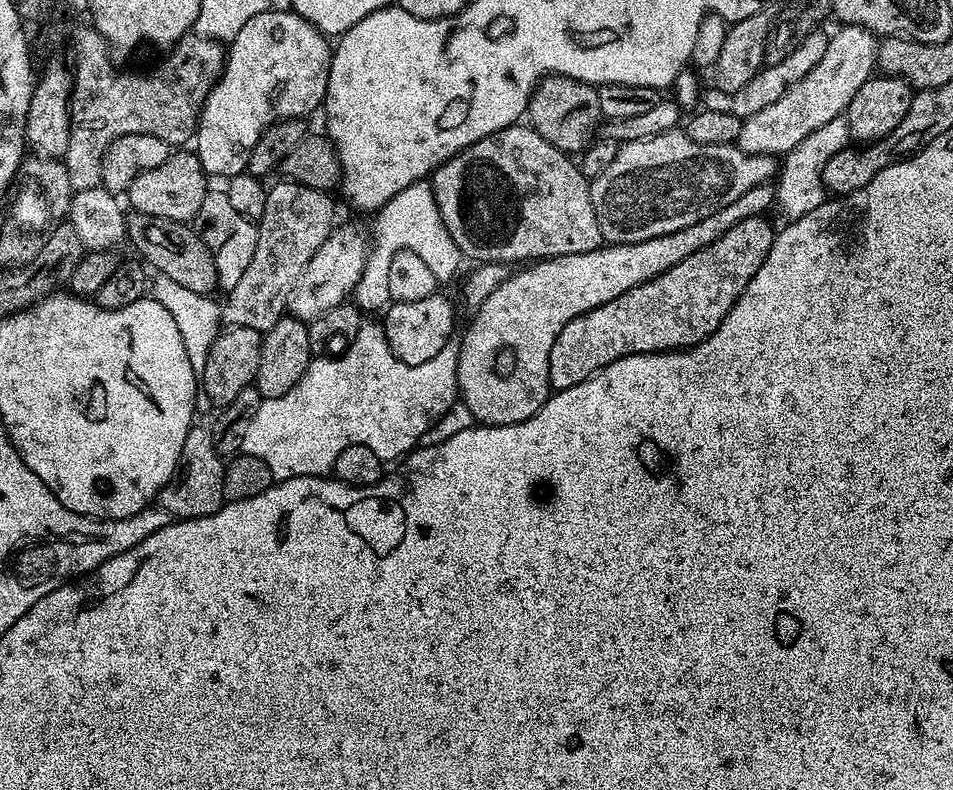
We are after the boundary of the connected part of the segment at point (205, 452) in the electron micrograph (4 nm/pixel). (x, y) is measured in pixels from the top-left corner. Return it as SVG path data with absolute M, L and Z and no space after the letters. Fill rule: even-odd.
M193 426L186 434L182 463L176 469L176 475L168 481L158 497L159 507L165 508L169 517L176 520L193 520L214 514L226 502L223 496L223 472L225 457L218 447L217 437L211 427ZM212 432L213 436L212 436Z

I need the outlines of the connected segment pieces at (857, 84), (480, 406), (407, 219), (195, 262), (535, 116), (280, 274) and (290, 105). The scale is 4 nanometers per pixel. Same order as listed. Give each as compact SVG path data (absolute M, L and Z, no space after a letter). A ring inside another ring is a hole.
M846 24L837 29L836 33L833 31L829 35L826 54L822 54L818 66L814 66L814 70L810 70L802 82L792 86L782 98L778 98L778 102L766 106L766 110L743 117L744 125L736 139L740 149L755 156L783 157L811 131L847 113L854 94L858 94L858 90L862 90L862 86L877 71L878 40L862 26Z
M771 183L754 186L754 190L746 190L742 198L734 198L730 206L722 206L722 210L714 210L714 214L706 214L694 226L682 226L682 230L674 230L658 238L646 238L641 244L608 244L590 250L586 254L566 254L555 256L549 260L539 260L521 267L521 272L513 271L506 282L480 304L472 318L464 337L458 343L458 370L456 386L459 399L470 410L473 421L484 426L493 424L517 424L530 418L548 401L552 383L550 382L550 346L554 346L554 338L562 334L562 326L606 302L614 302L618 294L626 294L626 290L634 290L642 282L650 282L650 278L658 278L658 274L666 274L670 266L678 266L690 254L698 254L698 250L706 250L710 242L718 242L730 226L738 226L746 218L764 216L767 208L777 203L777 189Z
M427 179L406 186L390 202L386 202L375 213L376 236L374 232L374 247L369 251L368 261L364 267L362 278L356 284L354 303L365 313L383 313L390 303L390 262L394 254L399 252L416 252L426 266L434 273L438 282L448 280L460 268L462 253L460 247L450 236L442 214L438 212L438 202L432 193L431 183Z
M129 211L126 216L126 240L144 255L143 263L149 269L157 268L155 271L159 275L178 282L178 286L186 286L186 290L194 290L194 294L203 296L217 291L214 258L191 223Z
M553 74L537 84L536 92L528 103L526 120L535 132L542 134L542 138L558 150L569 154L583 153L597 139L602 124L600 88L569 76Z
M287 178L279 182L281 184L268 188L266 210L258 221L260 233L258 246L254 246L254 258L250 258L250 266L246 266L240 281L227 289L225 296L228 297L222 300L225 325L253 328L261 334L269 332L287 313L290 290L294 290L302 270L306 270L306 262L314 258L318 246L322 246L332 233L332 219L336 216L333 197L329 193L296 184Z
M269 10L254 14L254 18L250 18L242 30L238 30L236 37L227 45L224 72L216 79L216 85L206 98L194 133L196 157L202 162L209 177L227 178L245 171L258 138L262 138L267 128L279 120L304 120L315 108L317 111L323 105L333 51L329 37L291 10Z

